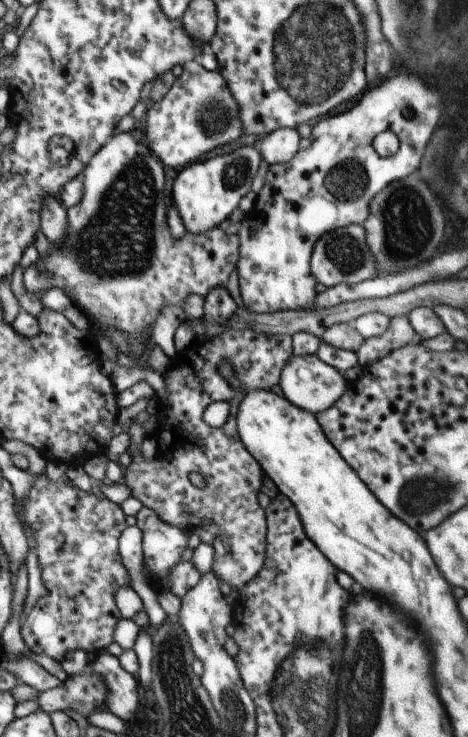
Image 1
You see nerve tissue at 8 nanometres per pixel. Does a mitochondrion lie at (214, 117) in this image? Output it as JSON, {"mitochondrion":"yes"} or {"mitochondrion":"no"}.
{"mitochondrion":"yes"}

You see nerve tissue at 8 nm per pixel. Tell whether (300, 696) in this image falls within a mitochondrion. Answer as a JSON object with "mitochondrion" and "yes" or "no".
{"mitochondrion":"yes"}

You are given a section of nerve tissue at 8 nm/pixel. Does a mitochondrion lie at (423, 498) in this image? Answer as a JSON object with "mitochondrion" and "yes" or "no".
{"mitochondrion":"yes"}

